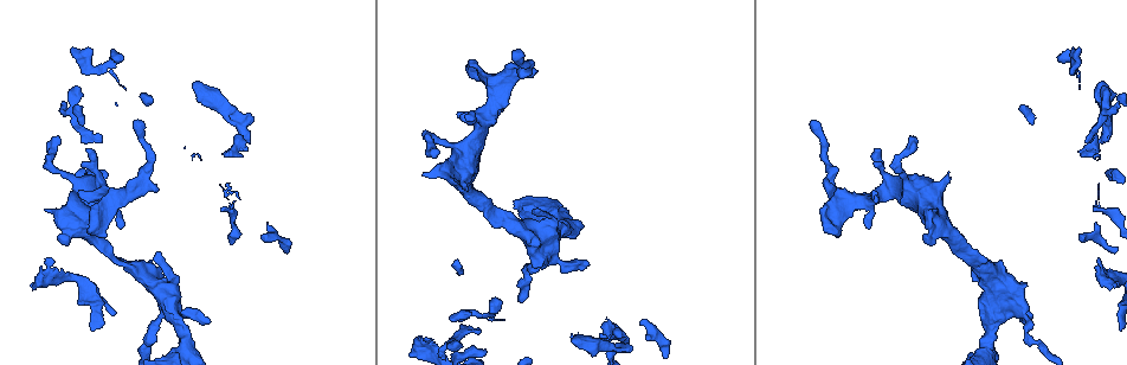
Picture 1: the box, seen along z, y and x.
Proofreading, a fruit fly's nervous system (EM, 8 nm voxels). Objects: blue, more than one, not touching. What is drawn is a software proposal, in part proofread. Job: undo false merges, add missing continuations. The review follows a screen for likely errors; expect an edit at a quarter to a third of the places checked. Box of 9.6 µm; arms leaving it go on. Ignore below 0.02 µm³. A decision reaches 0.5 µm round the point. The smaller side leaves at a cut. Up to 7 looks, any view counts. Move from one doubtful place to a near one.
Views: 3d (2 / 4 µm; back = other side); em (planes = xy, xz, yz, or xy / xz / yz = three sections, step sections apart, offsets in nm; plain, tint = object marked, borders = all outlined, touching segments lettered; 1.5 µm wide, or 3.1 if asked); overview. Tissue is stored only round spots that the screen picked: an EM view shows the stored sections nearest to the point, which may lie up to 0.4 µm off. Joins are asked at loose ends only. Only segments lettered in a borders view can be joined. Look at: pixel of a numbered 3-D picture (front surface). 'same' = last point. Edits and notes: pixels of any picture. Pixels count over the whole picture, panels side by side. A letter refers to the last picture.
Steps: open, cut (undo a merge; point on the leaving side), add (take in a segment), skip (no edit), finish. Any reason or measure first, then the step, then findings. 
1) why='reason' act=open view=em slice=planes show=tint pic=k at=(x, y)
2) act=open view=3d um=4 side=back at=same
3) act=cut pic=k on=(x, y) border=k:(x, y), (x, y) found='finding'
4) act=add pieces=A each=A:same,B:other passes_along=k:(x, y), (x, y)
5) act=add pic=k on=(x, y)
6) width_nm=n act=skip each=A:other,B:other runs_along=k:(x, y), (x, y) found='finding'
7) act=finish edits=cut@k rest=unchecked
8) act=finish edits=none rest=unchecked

why='free end' act=open view=em slice=planes show=borders pic=1 at=(419, 336)

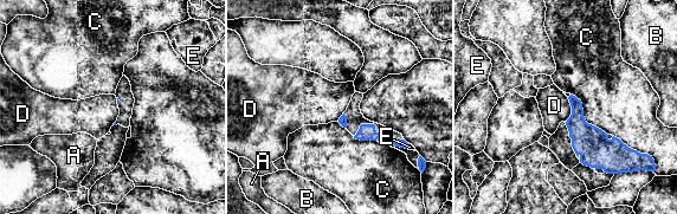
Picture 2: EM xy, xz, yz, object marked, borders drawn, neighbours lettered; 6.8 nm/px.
act=skip each=A:other,B:other,C:other,D:other,E:other border=2:(568, 97), (571, 115), (566, 122) found='no lettered segment goes on from it'

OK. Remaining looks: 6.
why='branch stops here' act=open view=3d um=2 pic=1 at=(585, 264)

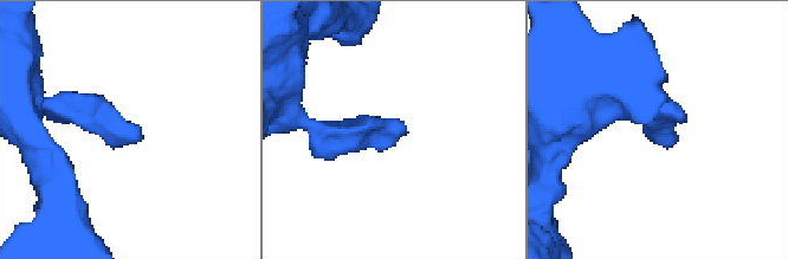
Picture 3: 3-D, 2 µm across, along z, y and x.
act=open view=em slice=planes show=plain pic=3 at=(654, 137)

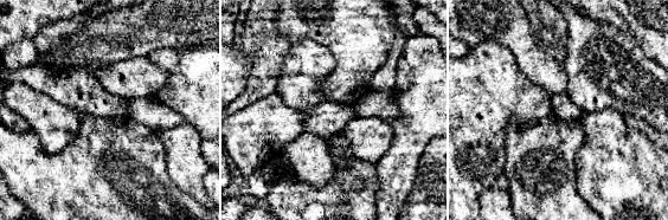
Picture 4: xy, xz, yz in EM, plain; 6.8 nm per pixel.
act=open view=em slice=planes show=borders at=same

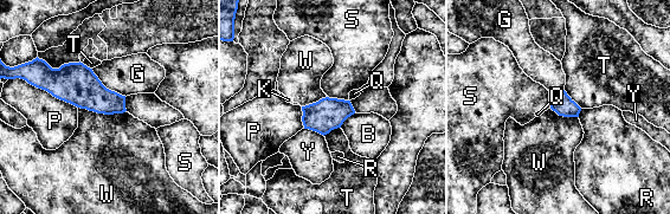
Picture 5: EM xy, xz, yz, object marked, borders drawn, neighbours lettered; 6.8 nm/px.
act=skip each=B:other,G:other,K:other,P:other,Q:other,R:other,S:other,T:other,W:other,Y:other border=5:(78, 106), (104, 114), (126, 111) found='none of them fits'

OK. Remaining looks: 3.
act=open view=em slice=xy step=4 show=borders pic=1 at=(814, 123)

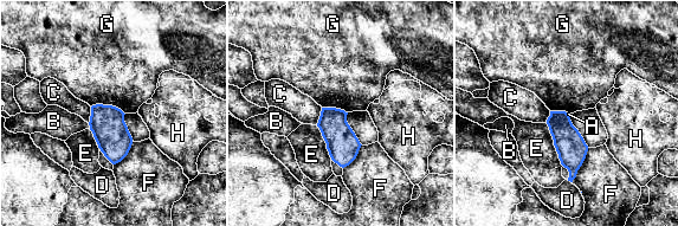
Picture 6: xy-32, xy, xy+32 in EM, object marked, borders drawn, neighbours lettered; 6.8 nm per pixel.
longest_contact=E:320nm act=skip each=A:other,B:other,C:other,D:other,E:other,F:other,G:other,H:other found='none of them fits'

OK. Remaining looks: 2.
act=finish edits=none rest=unchecked

